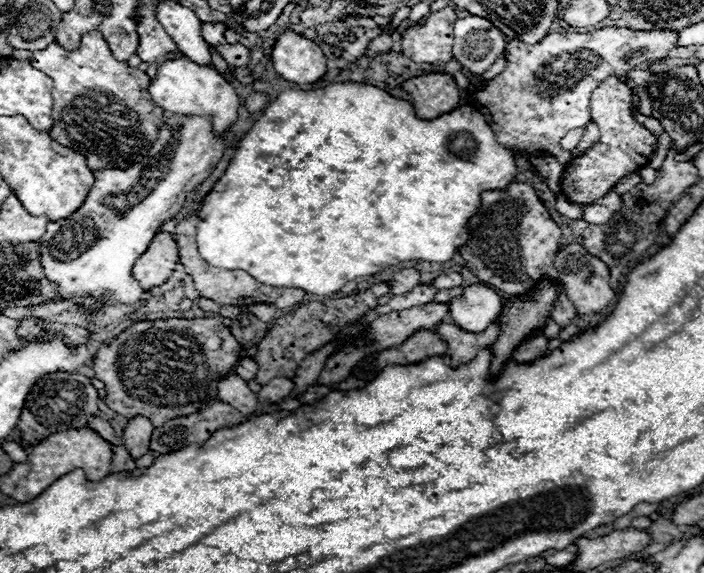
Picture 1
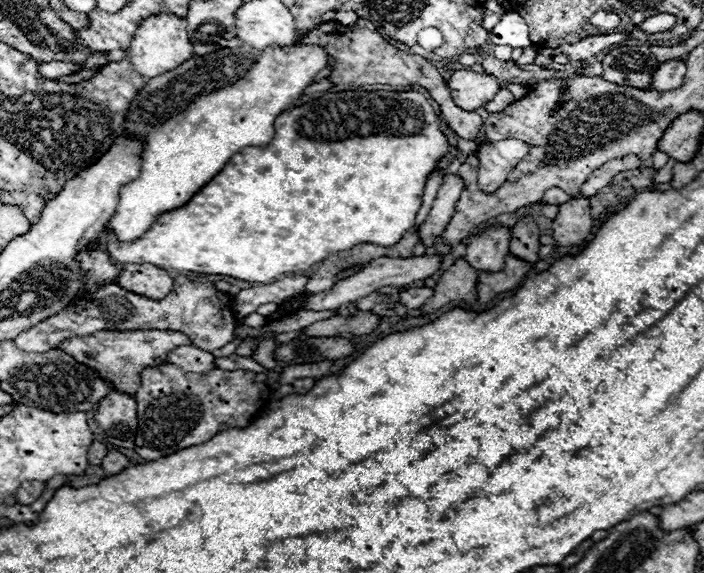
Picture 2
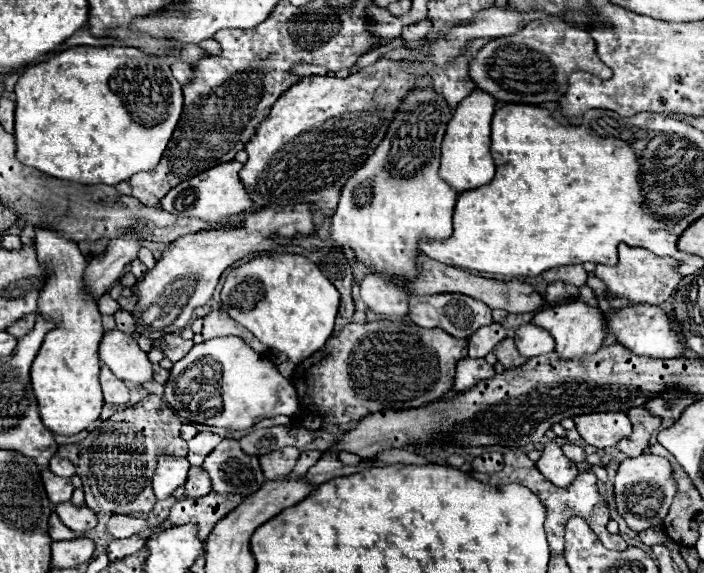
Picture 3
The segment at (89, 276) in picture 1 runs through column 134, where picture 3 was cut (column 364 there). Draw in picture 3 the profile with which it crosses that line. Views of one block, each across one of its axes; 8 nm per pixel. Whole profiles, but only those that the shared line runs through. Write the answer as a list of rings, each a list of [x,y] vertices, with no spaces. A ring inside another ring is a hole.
[[[418,86],[414,92],[404,96],[394,120],[390,122],[382,144],[374,150],[374,156],[366,160],[354,176],[344,184],[338,200],[338,210],[332,216],[332,240],[346,248],[350,246],[368,268],[386,272],[388,276],[402,278],[414,276],[416,272],[416,256],[418,256],[418,240],[432,238],[432,240],[446,240],[452,234],[452,212],[456,206],[458,192],[450,188],[440,176],[440,144],[446,132],[446,126],[452,118],[454,110],[446,104],[432,86]],[[368,274],[360,284],[360,296],[368,304],[368,308],[376,314],[386,316],[404,316],[408,314],[408,294],[402,286],[388,284],[384,278],[376,274]]]

